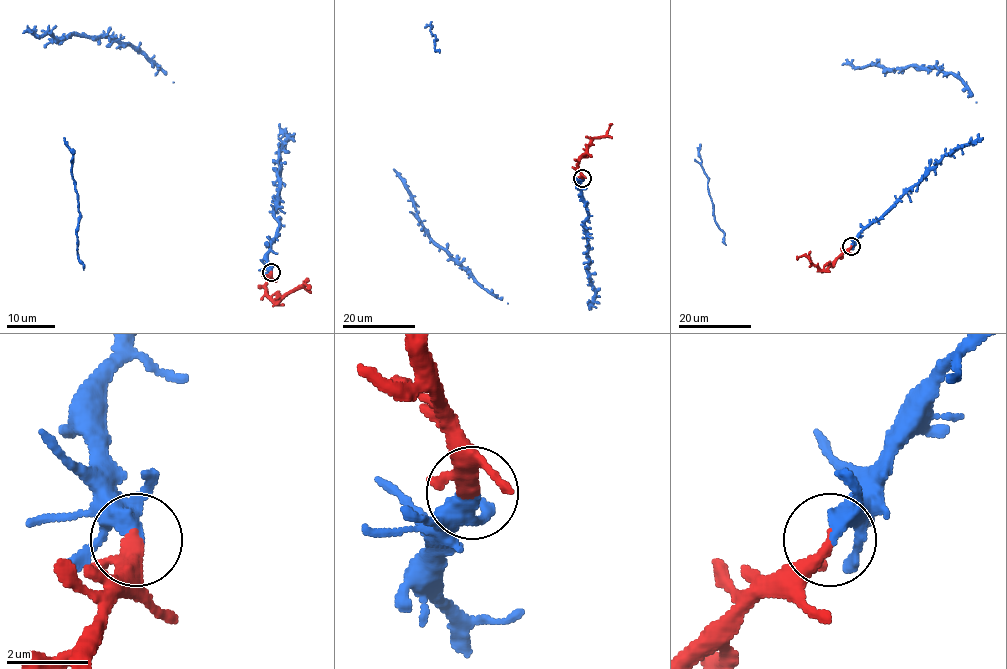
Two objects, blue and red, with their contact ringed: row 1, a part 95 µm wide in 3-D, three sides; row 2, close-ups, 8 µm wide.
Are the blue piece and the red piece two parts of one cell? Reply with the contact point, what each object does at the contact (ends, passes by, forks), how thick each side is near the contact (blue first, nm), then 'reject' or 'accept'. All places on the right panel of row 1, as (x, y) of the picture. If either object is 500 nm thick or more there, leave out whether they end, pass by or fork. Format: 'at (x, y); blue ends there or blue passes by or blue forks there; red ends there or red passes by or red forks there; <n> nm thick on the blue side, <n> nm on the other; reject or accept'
at (851, 246); blue ends there; red passes by; 400 nm thick on the blue side, 280 nm on the other; accept

